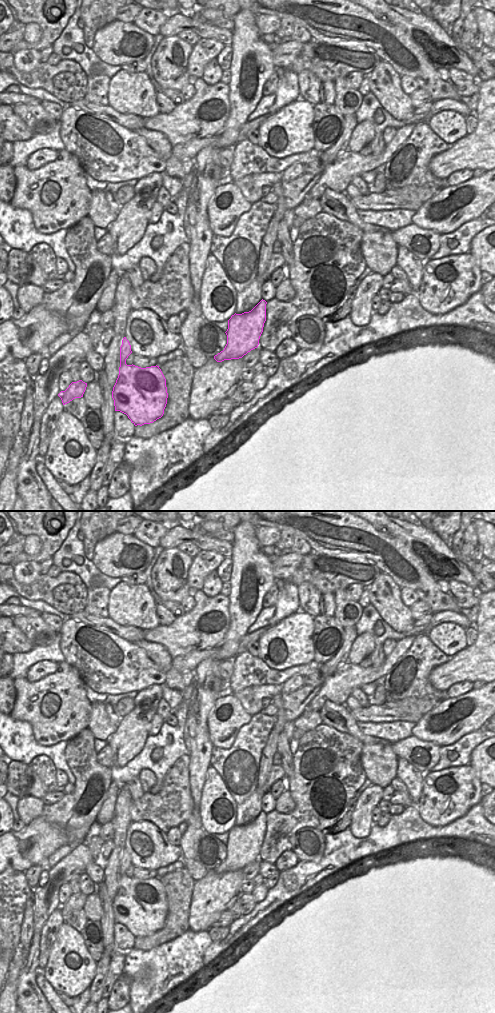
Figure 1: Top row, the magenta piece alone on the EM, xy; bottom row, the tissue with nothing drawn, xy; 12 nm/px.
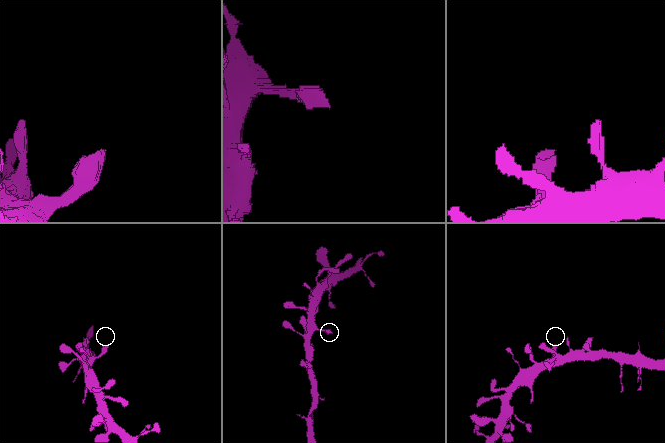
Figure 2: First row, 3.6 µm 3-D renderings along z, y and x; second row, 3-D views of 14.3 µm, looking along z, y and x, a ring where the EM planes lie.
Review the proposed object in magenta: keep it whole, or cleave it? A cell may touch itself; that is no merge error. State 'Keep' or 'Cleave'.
Keep

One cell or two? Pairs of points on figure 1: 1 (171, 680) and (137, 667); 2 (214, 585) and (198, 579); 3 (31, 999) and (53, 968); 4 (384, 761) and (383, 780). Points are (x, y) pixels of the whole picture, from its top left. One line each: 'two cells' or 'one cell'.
1: two cells
2: two cells
3: two cells
4: one cell

